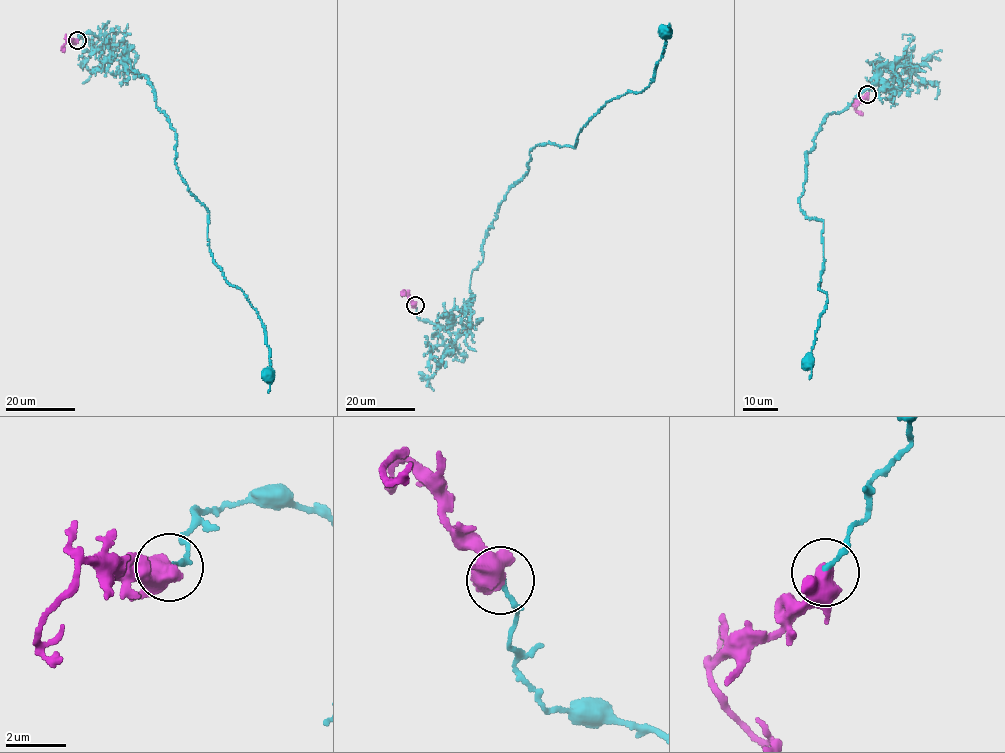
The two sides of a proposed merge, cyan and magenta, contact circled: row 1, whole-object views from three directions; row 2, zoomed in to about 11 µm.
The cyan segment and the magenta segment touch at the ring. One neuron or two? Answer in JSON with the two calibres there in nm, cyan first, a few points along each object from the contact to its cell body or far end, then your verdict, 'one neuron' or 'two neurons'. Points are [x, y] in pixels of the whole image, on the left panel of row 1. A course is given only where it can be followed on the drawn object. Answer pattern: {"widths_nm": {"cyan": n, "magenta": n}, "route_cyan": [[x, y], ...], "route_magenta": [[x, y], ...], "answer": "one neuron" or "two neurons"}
{"widths_nm": {"cyan": 140, "magenta": 800}, "route_cyan": [[77, 40], [132, 48], [131, 69], [175, 132], [178, 173], [209, 212], [214, 263], [261, 320], [268, 376]], "route_magenta": [[77, 40], [66, 40], [61, 47], [64, 51]], "answer": "two neurons"}

